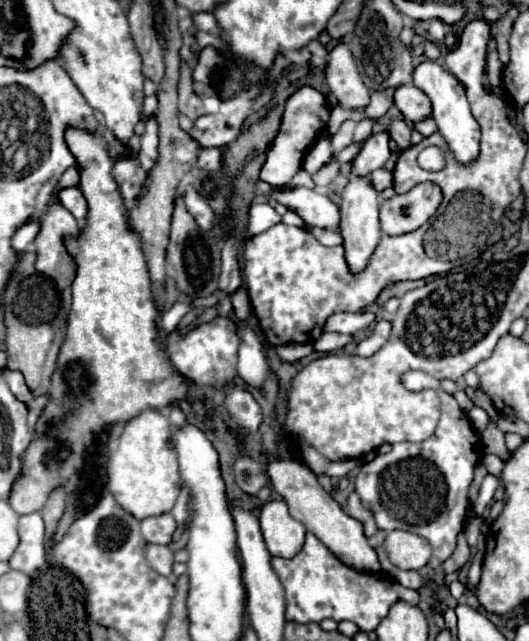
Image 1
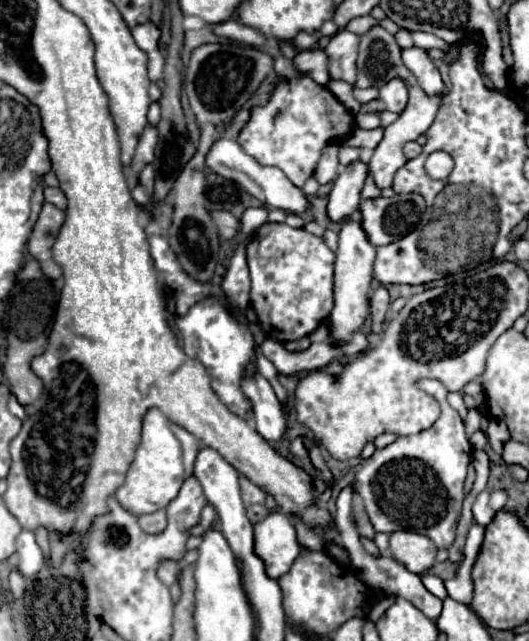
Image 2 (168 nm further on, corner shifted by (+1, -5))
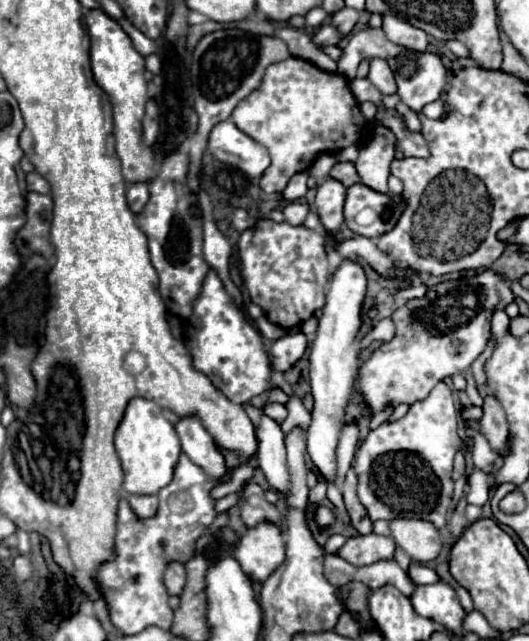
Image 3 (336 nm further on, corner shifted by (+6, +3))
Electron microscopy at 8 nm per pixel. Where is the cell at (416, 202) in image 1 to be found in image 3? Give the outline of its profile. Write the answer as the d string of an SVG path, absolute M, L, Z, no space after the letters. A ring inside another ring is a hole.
M353 184L345 192L345 224L359 236L379 238L395 226L399 214L403 212L403 200L399 194L387 196L379 194L363 184ZM363 214L367 220L357 222L357 216Z

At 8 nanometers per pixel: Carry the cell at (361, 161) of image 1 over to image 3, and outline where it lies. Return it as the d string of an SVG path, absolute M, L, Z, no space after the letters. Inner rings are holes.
M327 178L325 184L317 188L315 208L327 236L337 236L343 224L343 194L345 186L333 178Z

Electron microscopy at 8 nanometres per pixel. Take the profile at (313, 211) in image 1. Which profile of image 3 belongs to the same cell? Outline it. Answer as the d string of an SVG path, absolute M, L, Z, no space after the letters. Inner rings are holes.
M223 120L211 130L207 150L217 160L243 170L255 184L259 182L259 174L263 174L271 162L267 150L241 132L231 120Z

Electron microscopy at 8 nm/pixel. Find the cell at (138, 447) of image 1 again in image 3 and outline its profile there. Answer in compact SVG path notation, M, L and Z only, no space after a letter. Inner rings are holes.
M131 398L115 432L115 448L123 464L127 494L157 494L173 478L181 446L173 424L161 414L161 408L145 398Z

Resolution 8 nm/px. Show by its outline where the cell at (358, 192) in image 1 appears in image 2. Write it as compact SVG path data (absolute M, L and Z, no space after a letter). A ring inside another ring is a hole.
M348 218L338 234L336 268L334 268L334 310L330 314L330 334L336 342L346 342L352 332L356 332L368 316L368 288L372 282L372 266L376 258L376 246L368 240L362 220Z

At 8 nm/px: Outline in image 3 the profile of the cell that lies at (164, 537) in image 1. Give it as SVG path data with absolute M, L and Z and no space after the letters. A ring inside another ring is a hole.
M131 494L129 498L129 504L133 508L133 512L139 516L139 518L151 518L155 512L157 512L157 496L137 496L137 494Z

